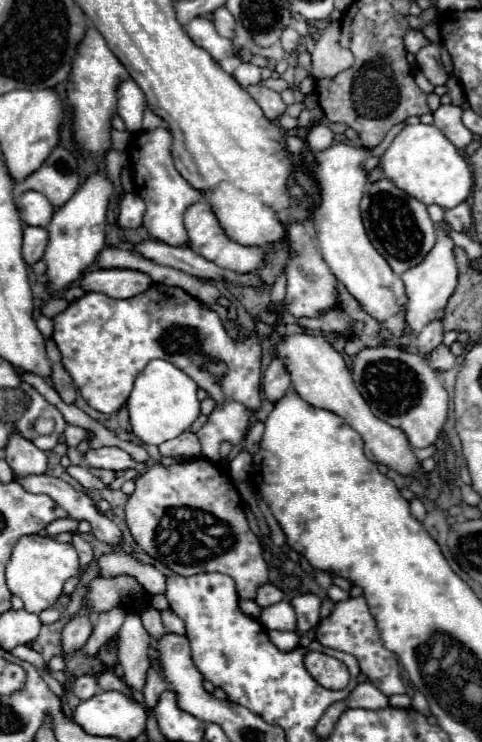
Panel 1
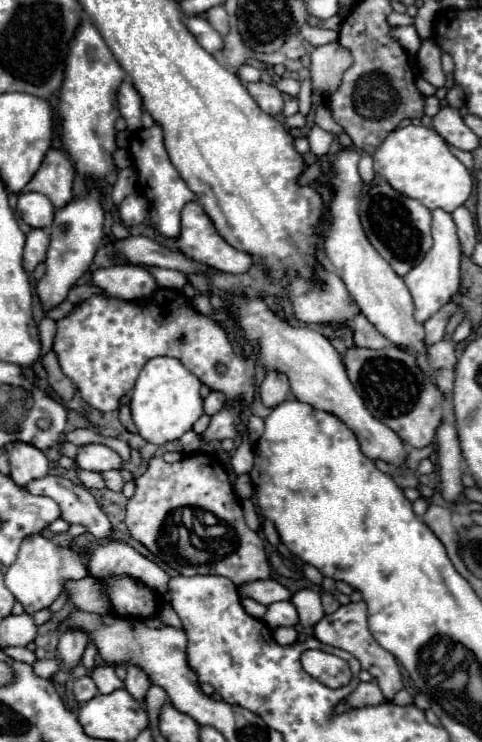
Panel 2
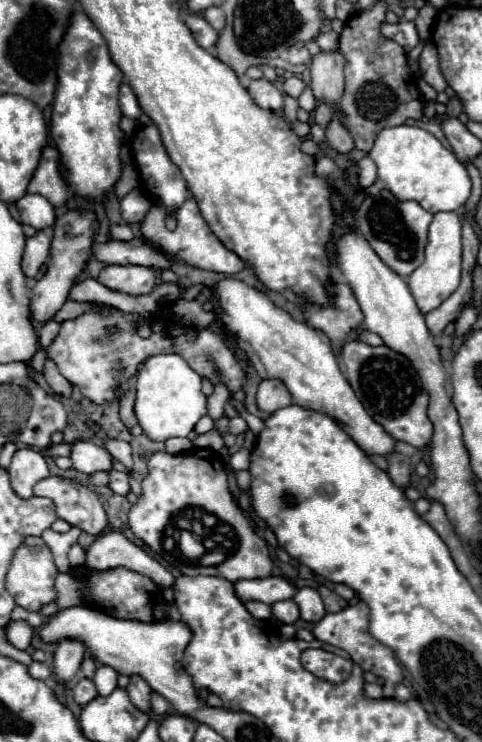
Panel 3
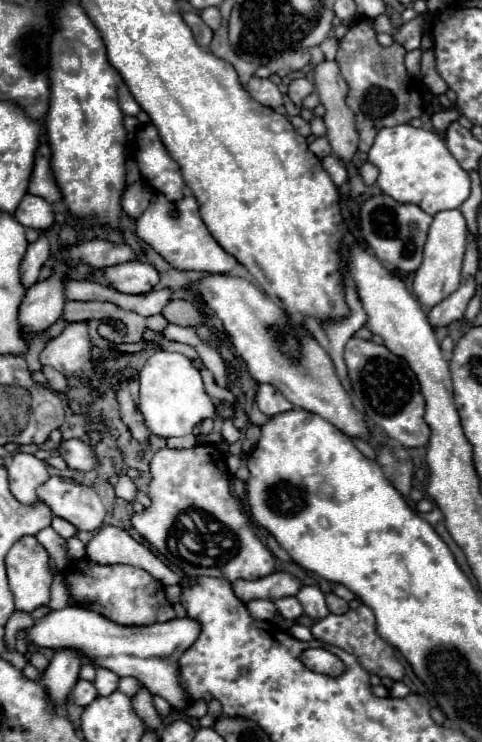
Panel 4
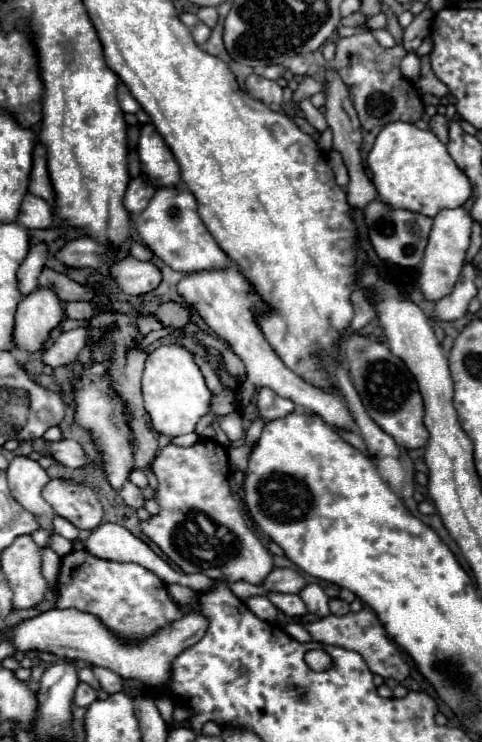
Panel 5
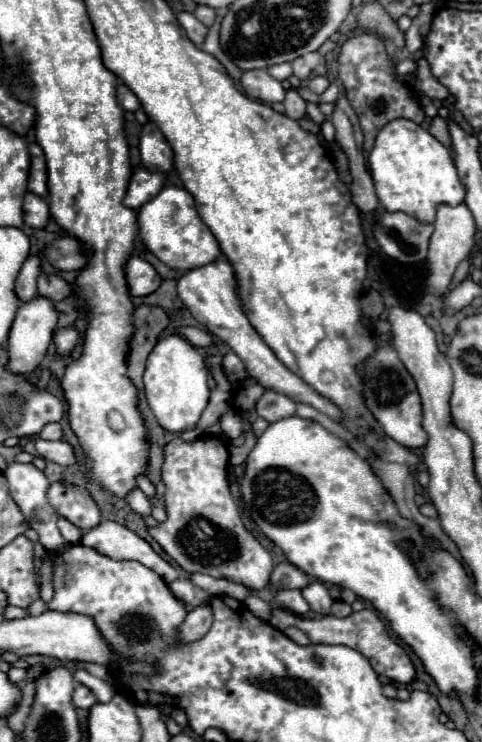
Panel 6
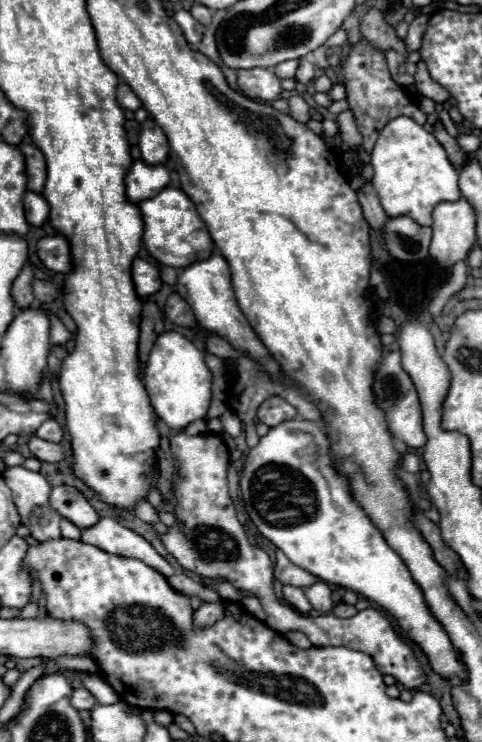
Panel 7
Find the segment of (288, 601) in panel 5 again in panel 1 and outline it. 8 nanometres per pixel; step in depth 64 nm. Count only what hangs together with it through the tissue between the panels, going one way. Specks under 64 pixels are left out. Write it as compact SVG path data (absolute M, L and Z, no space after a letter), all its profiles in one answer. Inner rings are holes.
M286 600L264 608L260 614L260 622L268 630L282 630L282 632L296 630L296 614L294 614L294 608L290 606L290 602L286 602Z

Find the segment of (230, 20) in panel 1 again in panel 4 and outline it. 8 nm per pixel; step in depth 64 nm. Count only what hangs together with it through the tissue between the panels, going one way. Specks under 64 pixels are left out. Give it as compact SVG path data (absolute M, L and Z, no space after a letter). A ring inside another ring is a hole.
M204 8L204 10L200 12L200 18L202 18L212 30L216 30L216 28L220 26L220 22L222 22L222 16L220 16L220 10L218 10L218 8Z

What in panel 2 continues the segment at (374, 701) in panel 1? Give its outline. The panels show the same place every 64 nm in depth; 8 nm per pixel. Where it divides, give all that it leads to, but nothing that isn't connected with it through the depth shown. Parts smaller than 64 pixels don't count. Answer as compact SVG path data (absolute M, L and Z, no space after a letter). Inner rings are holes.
M360 682L356 686L356 690L346 698L342 700L336 710L338 712L344 712L348 708L362 708L362 706L378 706L378 704L384 704L386 698L384 694L380 692L380 688L374 684L374 682Z

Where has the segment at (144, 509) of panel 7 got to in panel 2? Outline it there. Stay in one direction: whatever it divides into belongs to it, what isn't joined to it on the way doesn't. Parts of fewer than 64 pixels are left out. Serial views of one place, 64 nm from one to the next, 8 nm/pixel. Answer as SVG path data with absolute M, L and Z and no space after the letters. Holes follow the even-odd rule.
M108 470L108 472L102 472L102 478L104 478L106 488L110 488L110 490L114 490L114 492L120 492L122 486L124 486L124 478L120 476L120 470Z

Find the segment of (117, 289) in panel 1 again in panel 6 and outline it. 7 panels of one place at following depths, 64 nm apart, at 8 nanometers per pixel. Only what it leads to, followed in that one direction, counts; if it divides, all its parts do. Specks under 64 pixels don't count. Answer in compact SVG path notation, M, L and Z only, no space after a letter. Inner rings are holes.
M132 254L126 260L124 274L126 274L126 284L128 284L130 296L148 296L162 282L162 278L154 270L154 266L150 262L146 262L144 258L140 258L138 254Z

